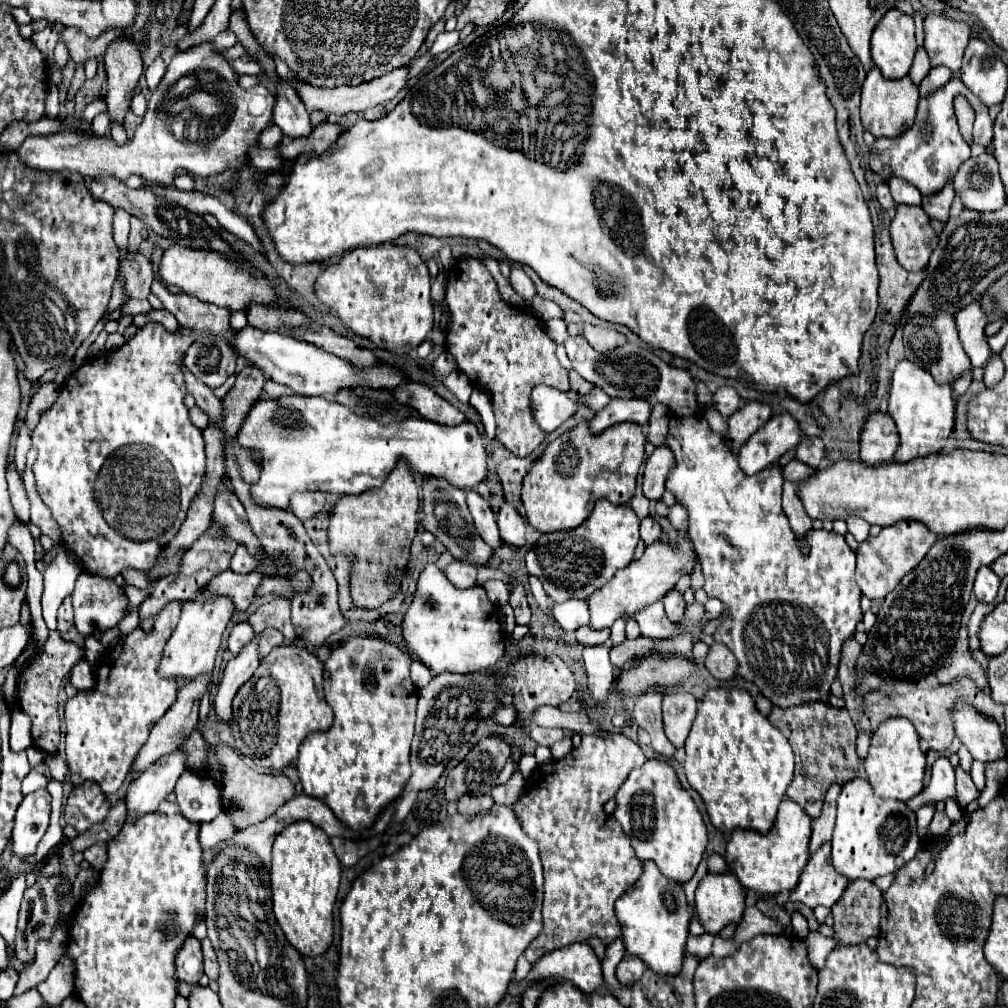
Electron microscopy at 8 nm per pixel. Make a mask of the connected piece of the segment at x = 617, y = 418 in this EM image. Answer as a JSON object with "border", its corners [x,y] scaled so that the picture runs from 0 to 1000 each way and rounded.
{"border":[[[609,395],[599,407],[595,407],[587,415],[587,429],[597,429],[603,423],[615,421],[615,419],[631,419],[635,423],[641,423],[645,419],[647,403],[641,397],[617,397]]]}

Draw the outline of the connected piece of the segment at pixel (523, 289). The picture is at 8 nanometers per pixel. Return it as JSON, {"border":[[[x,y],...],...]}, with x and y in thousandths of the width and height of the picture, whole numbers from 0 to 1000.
{"border":[[[508,266],[506,282],[508,282],[508,286],[510,286],[522,300],[528,300],[528,298],[534,294],[530,280],[528,280],[528,278],[520,272],[520,268],[516,268],[516,266]]]}

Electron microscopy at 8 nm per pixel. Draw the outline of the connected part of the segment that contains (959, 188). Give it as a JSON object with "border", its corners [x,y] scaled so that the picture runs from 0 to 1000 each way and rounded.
{"border":[[[972,153],[970,157],[962,157],[958,159],[952,169],[946,175],[946,188],[948,194],[952,194],[956,206],[966,208],[966,210],[982,210],[982,208],[990,208],[998,202],[998,190],[996,190],[996,183],[990,175],[990,163],[986,159],[984,153]]]}

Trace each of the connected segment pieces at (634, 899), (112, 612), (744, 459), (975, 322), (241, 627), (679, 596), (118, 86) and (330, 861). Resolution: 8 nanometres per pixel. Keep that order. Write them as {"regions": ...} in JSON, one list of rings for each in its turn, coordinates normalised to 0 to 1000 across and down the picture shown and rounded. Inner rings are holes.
{"regions":[[[[647,853],[637,855],[637,869],[611,893],[610,907],[617,921],[621,946],[635,950],[649,964],[673,964],[685,915],[681,889],[673,875],[657,869]]],[[[81,565],[75,573],[75,583],[71,587],[71,601],[73,601],[73,619],[81,631],[99,629],[107,623],[113,623],[127,601],[127,595],[121,593],[119,581],[113,575],[105,575],[101,571],[93,571],[85,565]]],[[[782,409],[766,413],[756,425],[752,425],[732,446],[734,464],[740,470],[752,470],[764,460],[772,458],[776,450],[790,444],[796,435],[792,417]]],[[[968,296],[968,300],[960,302],[954,310],[950,310],[948,313],[948,325],[952,331],[952,339],[958,347],[958,351],[962,353],[966,365],[974,363],[980,355],[982,355],[982,343],[978,337],[978,313],[972,306],[972,298]]],[[[236,617],[236,619],[230,623],[230,627],[228,627],[226,647],[228,647],[230,651],[234,651],[234,649],[242,643],[242,639],[246,639],[246,637],[250,635],[250,631],[252,631],[252,625],[248,623],[248,619],[246,619],[246,617]]],[[[667,583],[665,587],[661,587],[661,591],[657,593],[659,597],[659,605],[661,605],[661,611],[667,615],[667,617],[673,617],[675,611],[679,609],[679,603],[681,603],[681,595],[679,595],[679,589],[673,587],[671,583]]],[[[117,40],[109,46],[103,56],[107,91],[105,91],[105,113],[111,121],[123,123],[129,111],[129,99],[137,87],[141,75],[141,56],[137,46],[129,40]]],[[[306,813],[286,817],[270,839],[268,877],[272,909],[288,937],[300,946],[321,946],[329,937],[329,901],[337,877],[337,853],[323,825]]]]}

